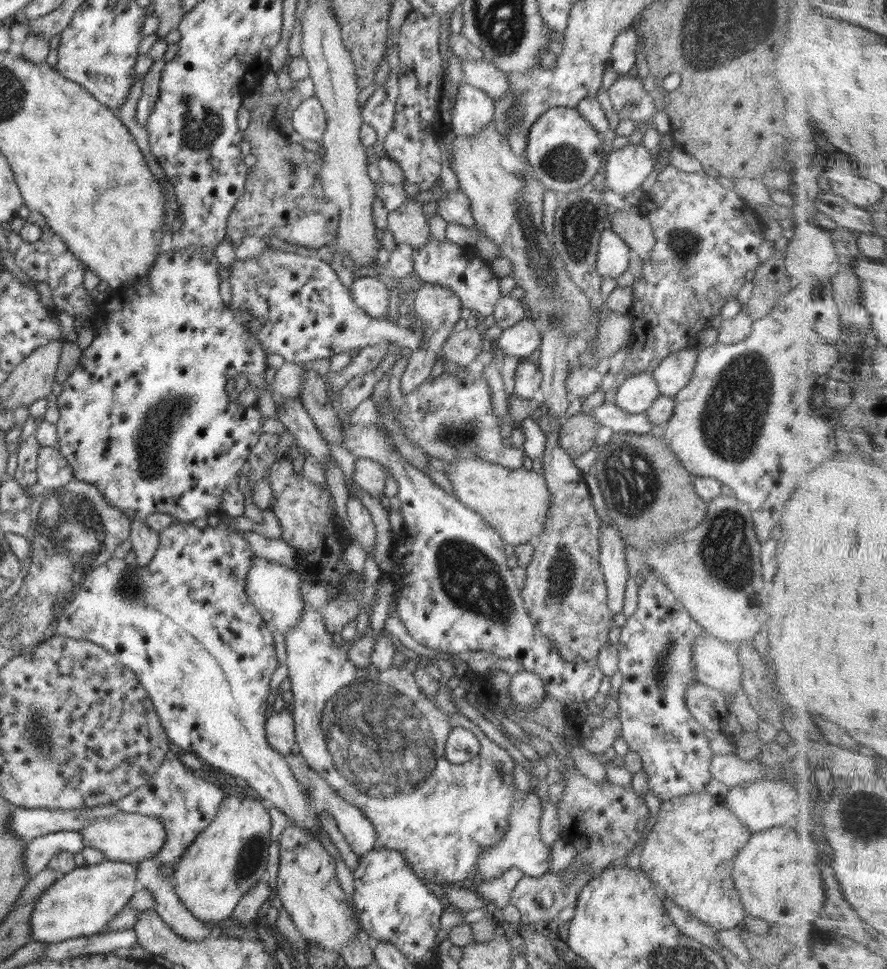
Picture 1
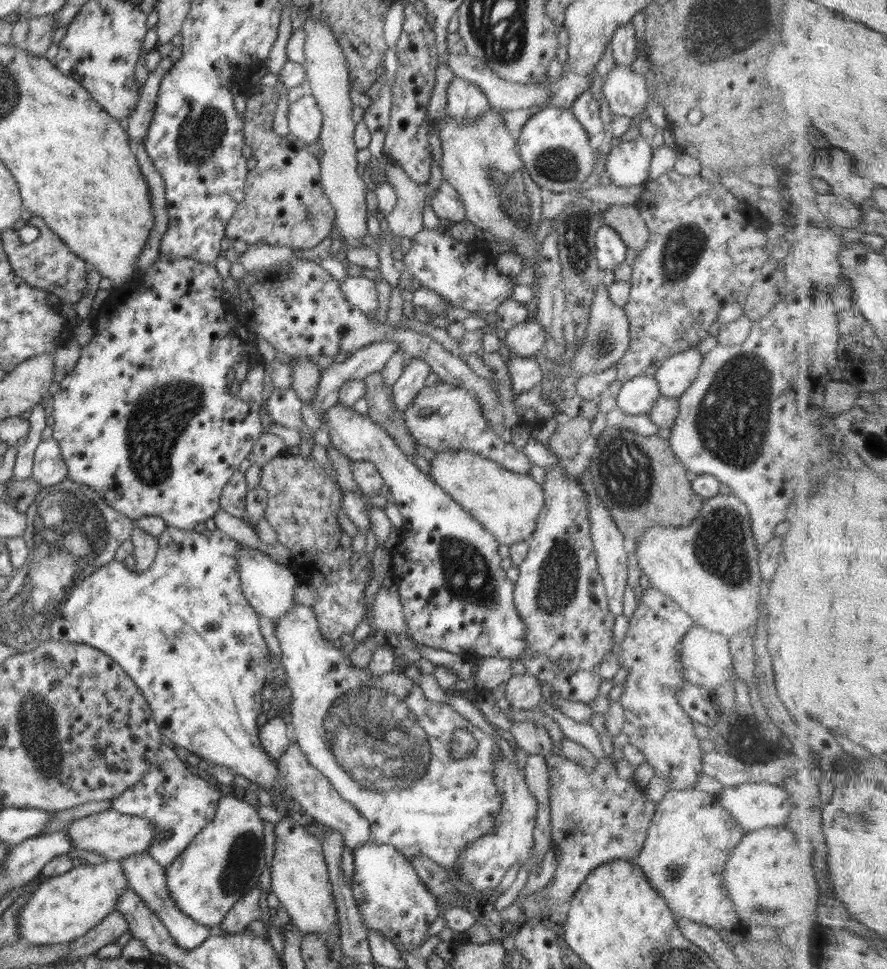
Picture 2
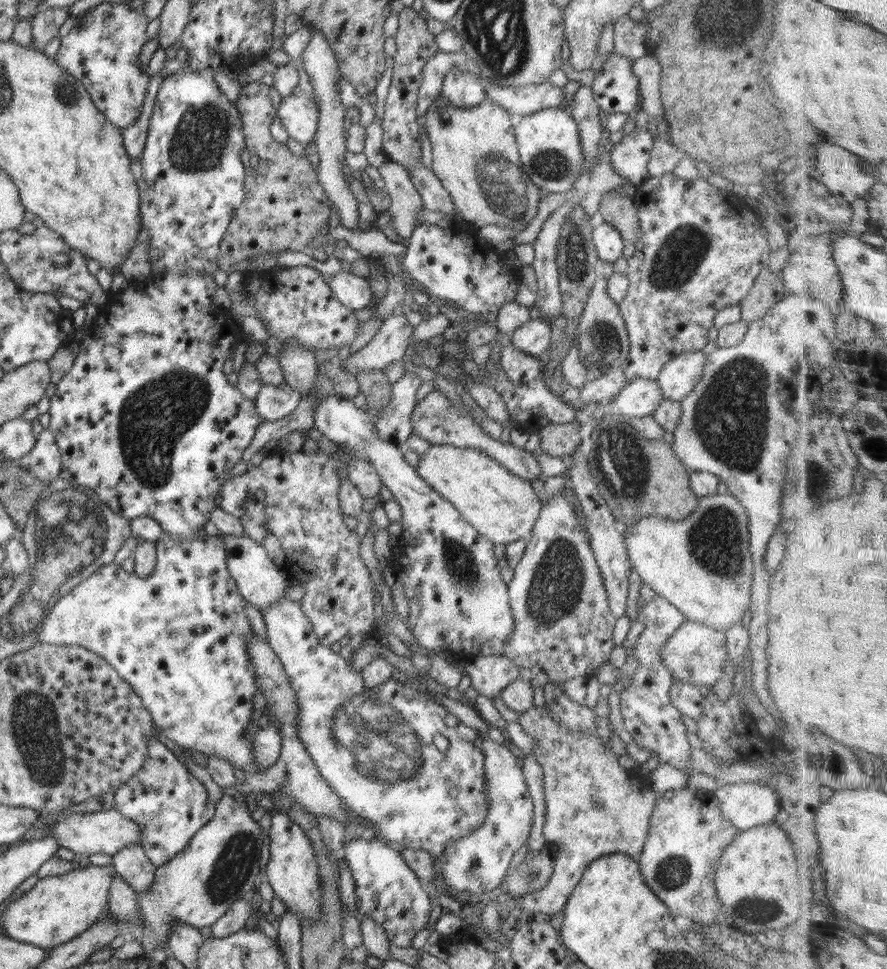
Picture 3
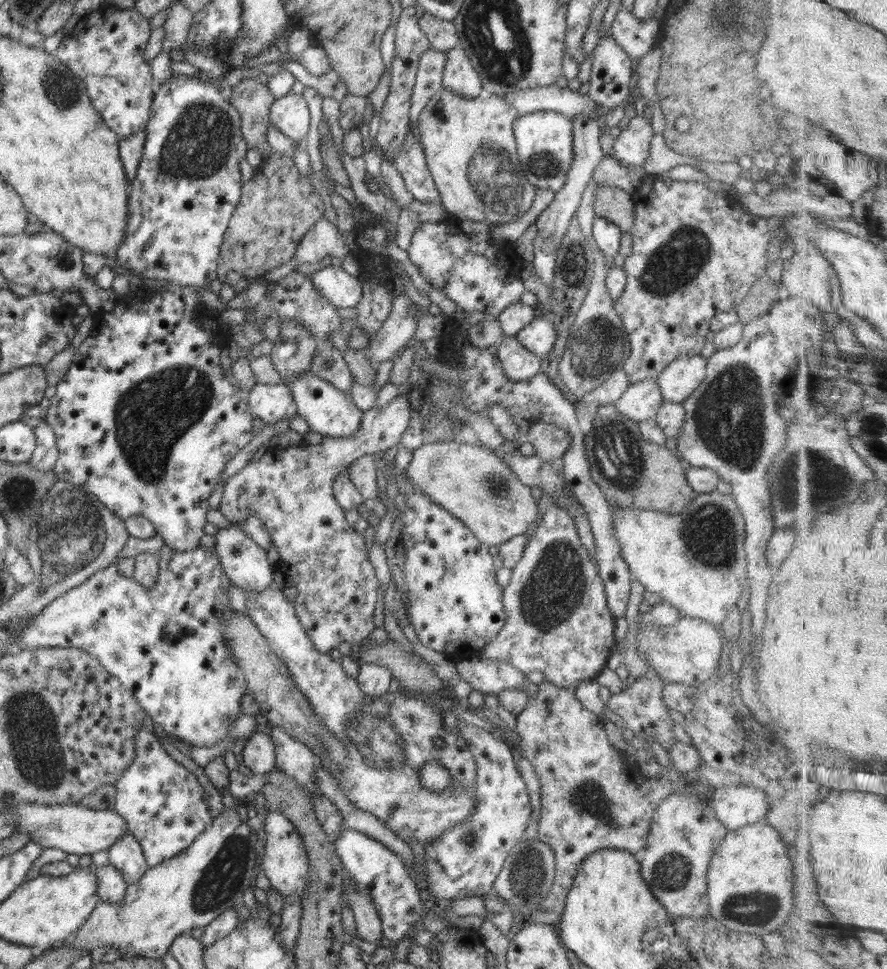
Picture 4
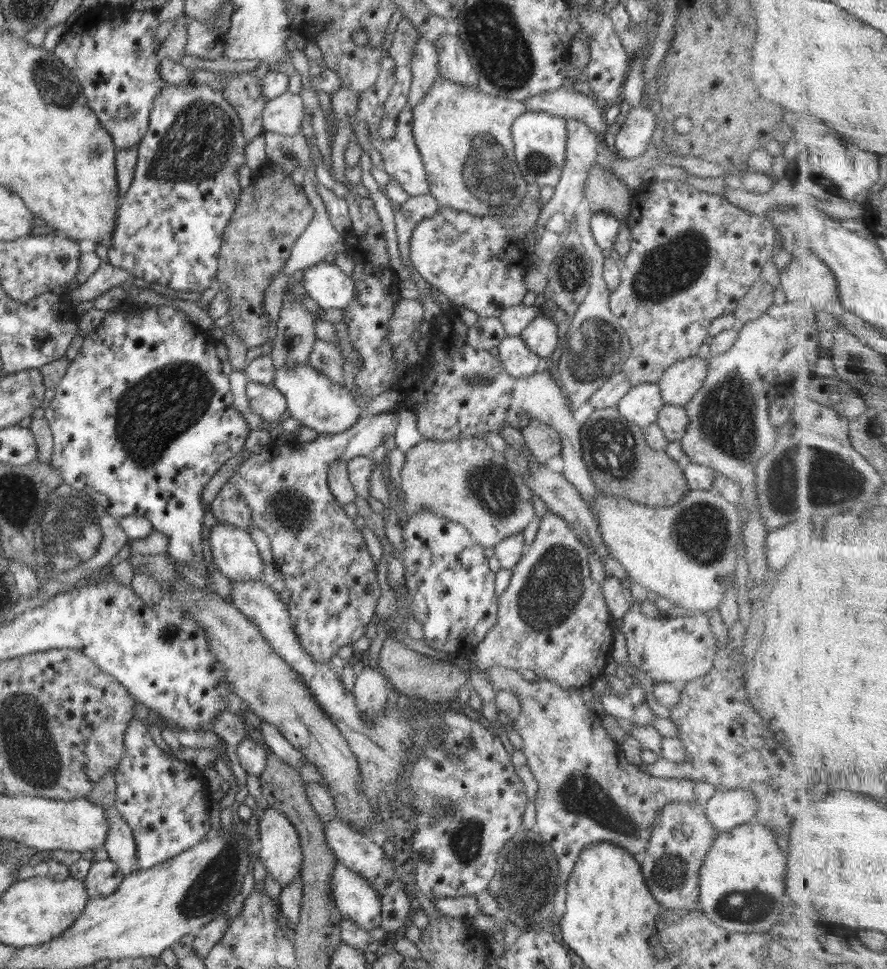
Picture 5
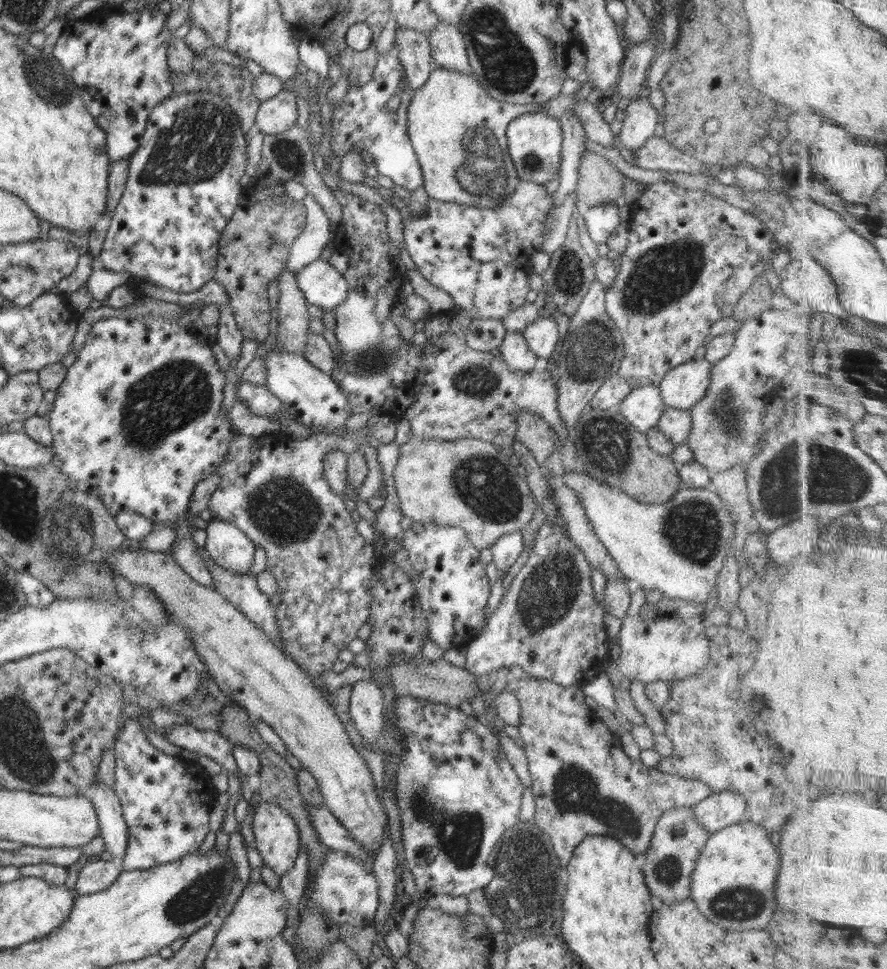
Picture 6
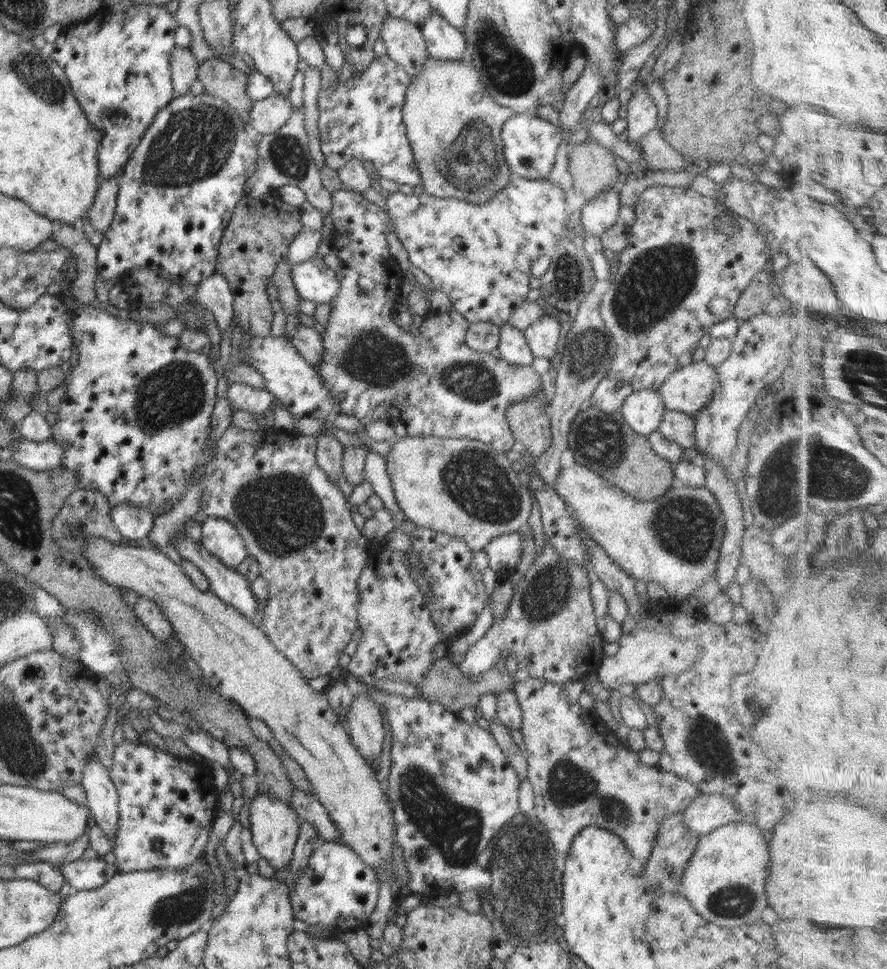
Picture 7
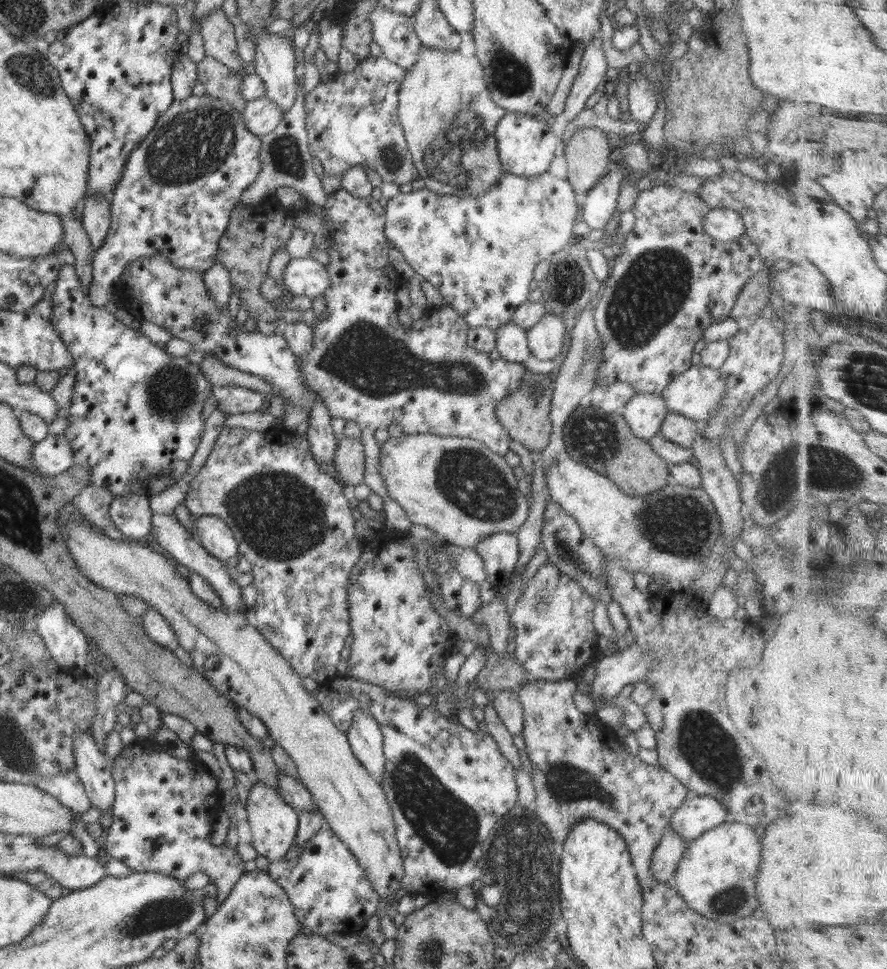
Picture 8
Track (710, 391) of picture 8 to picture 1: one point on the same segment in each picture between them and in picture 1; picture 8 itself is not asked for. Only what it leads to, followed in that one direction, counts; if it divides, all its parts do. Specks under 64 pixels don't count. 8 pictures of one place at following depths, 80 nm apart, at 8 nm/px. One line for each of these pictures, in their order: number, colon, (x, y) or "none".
1: (673, 373)
2: (676, 374)
3: (679, 376)
4: (681, 377)
5: (680, 382)
6: (682, 387)
7: (690, 389)

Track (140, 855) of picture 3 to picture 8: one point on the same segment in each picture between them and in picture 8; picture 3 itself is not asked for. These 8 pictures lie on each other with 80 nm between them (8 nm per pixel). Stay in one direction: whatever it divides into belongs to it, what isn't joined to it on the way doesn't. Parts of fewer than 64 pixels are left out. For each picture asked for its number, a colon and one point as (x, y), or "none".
4: (126, 855)
5: (120, 845)
6: (112, 827)
7: (102, 798)
8: (94, 771)

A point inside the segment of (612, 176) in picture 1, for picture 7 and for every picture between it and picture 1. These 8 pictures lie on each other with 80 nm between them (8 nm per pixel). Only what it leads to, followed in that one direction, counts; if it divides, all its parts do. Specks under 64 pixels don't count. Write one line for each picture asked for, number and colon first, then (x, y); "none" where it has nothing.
2: (627, 164)
3: (630, 156)
4: (632, 147)
5: (636, 132)
6: (640, 121)
7: (642, 116)

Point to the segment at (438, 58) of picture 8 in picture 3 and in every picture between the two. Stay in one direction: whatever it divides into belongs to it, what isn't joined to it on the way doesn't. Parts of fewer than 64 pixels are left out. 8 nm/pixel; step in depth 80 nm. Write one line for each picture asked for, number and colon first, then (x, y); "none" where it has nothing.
3: (475, 155)
4: (471, 152)
5: (463, 135)
6: (458, 131)
7: (454, 126)

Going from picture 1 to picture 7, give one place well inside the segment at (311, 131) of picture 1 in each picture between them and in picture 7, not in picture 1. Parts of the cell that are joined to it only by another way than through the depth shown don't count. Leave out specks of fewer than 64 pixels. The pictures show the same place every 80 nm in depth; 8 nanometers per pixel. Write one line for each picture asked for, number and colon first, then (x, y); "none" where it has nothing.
2: (305, 119)
3: (299, 114)
4: (290, 114)
5: (284, 114)
6: (277, 114)
7: (268, 115)

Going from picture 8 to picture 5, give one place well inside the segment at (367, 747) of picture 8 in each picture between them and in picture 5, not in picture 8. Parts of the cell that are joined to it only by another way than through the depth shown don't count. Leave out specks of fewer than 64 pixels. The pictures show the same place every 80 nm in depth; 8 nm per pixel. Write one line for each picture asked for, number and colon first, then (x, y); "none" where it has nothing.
5: (370, 694)
6: (367, 705)
7: (364, 719)

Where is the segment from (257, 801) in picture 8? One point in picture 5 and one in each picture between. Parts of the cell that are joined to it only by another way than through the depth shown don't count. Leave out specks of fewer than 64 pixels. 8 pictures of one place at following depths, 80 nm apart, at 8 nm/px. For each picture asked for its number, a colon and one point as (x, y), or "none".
5: (280, 851)
6: (277, 838)
7: (274, 825)

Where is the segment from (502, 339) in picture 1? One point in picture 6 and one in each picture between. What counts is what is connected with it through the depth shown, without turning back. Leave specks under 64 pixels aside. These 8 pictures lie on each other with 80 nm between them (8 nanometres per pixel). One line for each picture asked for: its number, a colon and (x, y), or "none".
2: (525, 339)
3: (533, 338)
4: (538, 336)
5: (541, 337)
6: (542, 335)

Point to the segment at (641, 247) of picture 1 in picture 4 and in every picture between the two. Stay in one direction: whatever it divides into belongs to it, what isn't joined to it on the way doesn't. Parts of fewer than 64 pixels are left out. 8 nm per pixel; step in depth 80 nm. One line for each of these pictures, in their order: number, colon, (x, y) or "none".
2: (625, 220)
3: (619, 211)
4: (616, 205)

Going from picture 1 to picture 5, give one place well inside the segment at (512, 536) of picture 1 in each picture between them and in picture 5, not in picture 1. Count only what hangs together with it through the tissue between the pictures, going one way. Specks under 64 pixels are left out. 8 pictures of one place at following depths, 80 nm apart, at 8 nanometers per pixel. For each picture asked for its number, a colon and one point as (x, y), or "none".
2: (508, 505)
3: (503, 508)
4: (472, 482)
5: (465, 481)

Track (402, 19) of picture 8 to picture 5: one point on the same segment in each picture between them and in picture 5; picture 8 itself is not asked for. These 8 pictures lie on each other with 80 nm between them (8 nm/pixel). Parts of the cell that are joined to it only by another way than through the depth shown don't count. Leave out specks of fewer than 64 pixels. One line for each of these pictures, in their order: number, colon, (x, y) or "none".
5: (425, 64)
6: (412, 48)
7: (405, 44)

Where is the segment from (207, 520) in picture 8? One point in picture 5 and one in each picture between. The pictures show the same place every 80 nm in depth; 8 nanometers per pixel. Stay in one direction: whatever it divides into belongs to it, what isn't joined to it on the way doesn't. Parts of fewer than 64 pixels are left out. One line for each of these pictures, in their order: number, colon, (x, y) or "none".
5: (234, 552)
6: (227, 545)
7: (220, 538)

